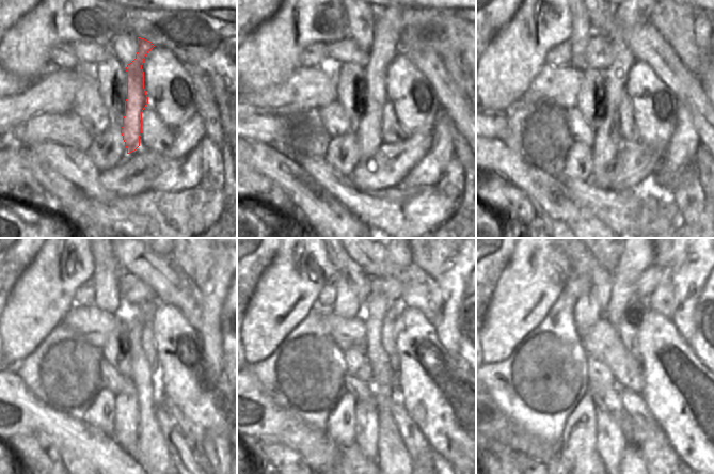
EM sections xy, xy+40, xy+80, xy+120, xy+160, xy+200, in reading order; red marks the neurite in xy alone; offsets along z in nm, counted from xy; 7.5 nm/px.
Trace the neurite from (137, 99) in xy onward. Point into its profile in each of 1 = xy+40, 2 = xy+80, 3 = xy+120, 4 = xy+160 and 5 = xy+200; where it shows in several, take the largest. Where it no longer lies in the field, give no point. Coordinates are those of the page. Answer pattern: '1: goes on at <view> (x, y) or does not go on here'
1: goes on at xy+40 (385, 35)
2: goes on at xy+80 (606, 143)
3: goes on at xy+120 (126, 417)
4: goes on at xy+160 (366, 417)
5: goes on at xy+200 (611, 442)

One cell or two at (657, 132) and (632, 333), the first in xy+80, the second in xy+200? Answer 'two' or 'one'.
two

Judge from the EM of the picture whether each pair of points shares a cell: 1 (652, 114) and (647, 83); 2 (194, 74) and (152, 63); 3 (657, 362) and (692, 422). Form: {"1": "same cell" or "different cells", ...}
{"1": "same cell", "2": "different cells", "3": "same cell"}

